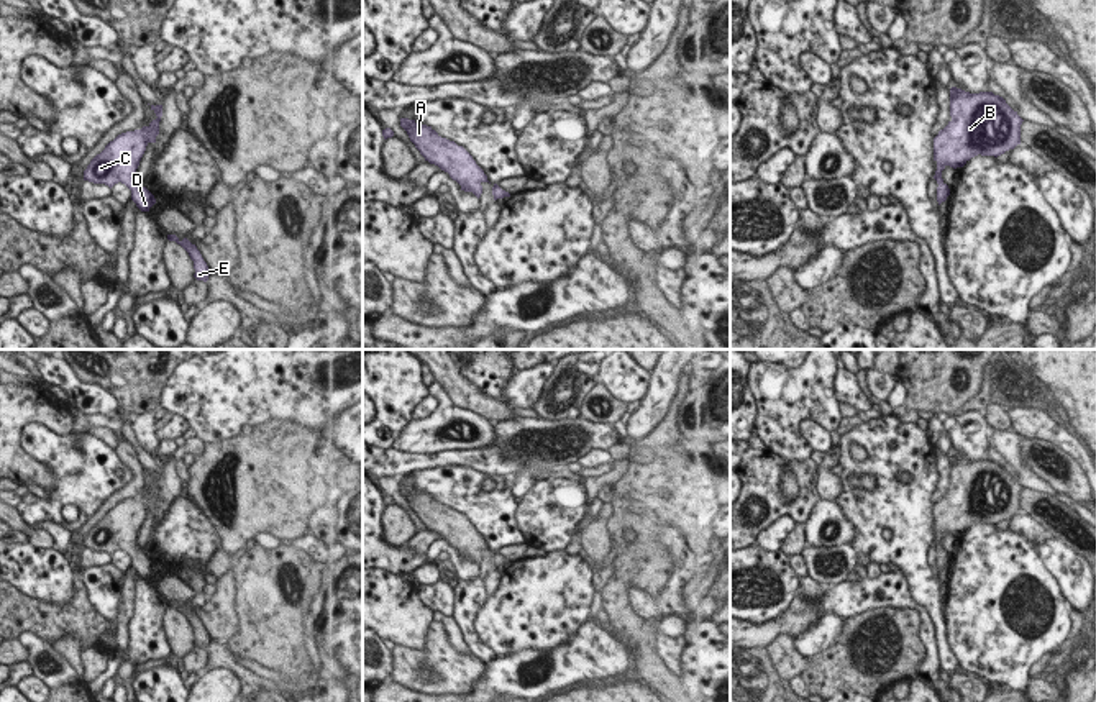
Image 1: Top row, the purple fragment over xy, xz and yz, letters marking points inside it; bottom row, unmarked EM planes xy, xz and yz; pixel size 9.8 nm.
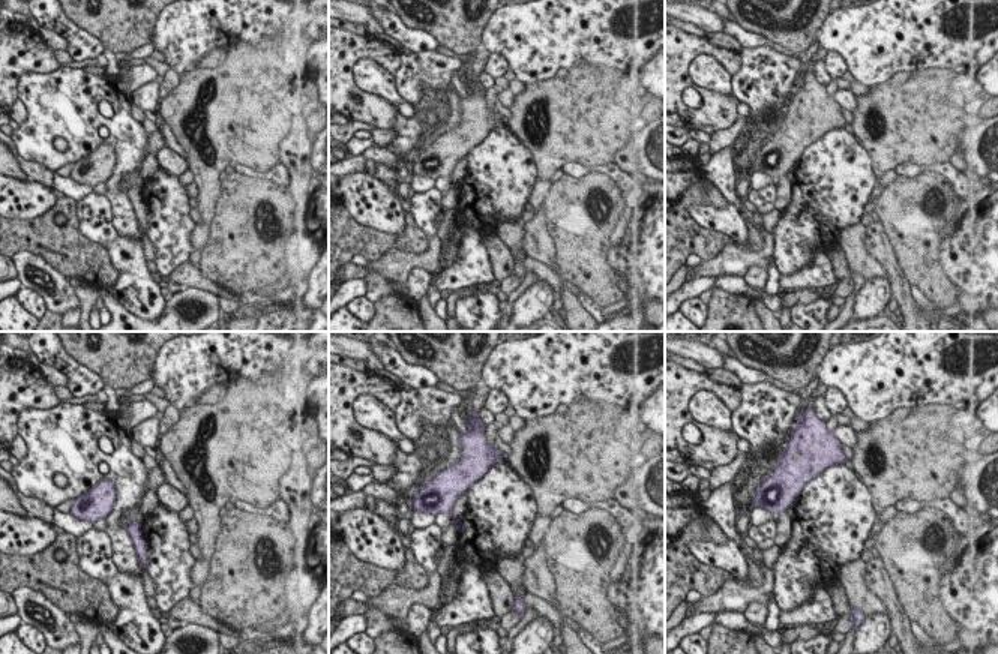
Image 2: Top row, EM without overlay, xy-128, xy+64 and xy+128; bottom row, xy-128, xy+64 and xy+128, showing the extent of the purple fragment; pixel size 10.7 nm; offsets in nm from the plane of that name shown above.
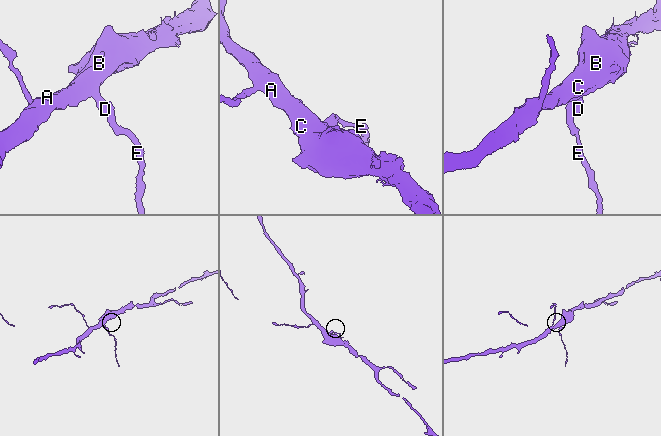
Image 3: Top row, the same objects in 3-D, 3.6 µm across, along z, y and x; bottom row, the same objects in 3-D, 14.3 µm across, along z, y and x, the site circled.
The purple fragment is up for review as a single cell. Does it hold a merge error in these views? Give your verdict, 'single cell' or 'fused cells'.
single cell

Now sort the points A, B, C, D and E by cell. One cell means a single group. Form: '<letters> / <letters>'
A B C D E

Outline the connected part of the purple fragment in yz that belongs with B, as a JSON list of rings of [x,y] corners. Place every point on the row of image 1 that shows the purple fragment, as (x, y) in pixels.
[[[950,89],[948,125],[934,138],[934,161],[937,171],[938,205],[950,195],[942,179],[942,171],[950,166],[963,167],[971,157],[1001,156],[1021,144],[1022,118],[1002,97],[993,92],[970,93],[961,89]]]

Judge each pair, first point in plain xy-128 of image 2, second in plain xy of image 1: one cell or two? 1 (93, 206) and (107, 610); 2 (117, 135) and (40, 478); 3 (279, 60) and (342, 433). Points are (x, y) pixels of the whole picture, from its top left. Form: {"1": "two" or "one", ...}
{"1": "one", "2": "two", "3": "two"}

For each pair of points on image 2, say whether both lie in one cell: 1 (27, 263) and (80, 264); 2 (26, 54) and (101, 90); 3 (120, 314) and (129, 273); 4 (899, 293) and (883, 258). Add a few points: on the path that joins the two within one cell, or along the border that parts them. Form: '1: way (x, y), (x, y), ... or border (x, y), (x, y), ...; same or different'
1: border (15, 252), (41, 255), (68, 278); different
2: border (60, 66), (51, 72), (24, 72), (21, 75); different
3: border (117, 296), (119, 302), (135, 315); different
4: way (899, 284), (892, 267); same

